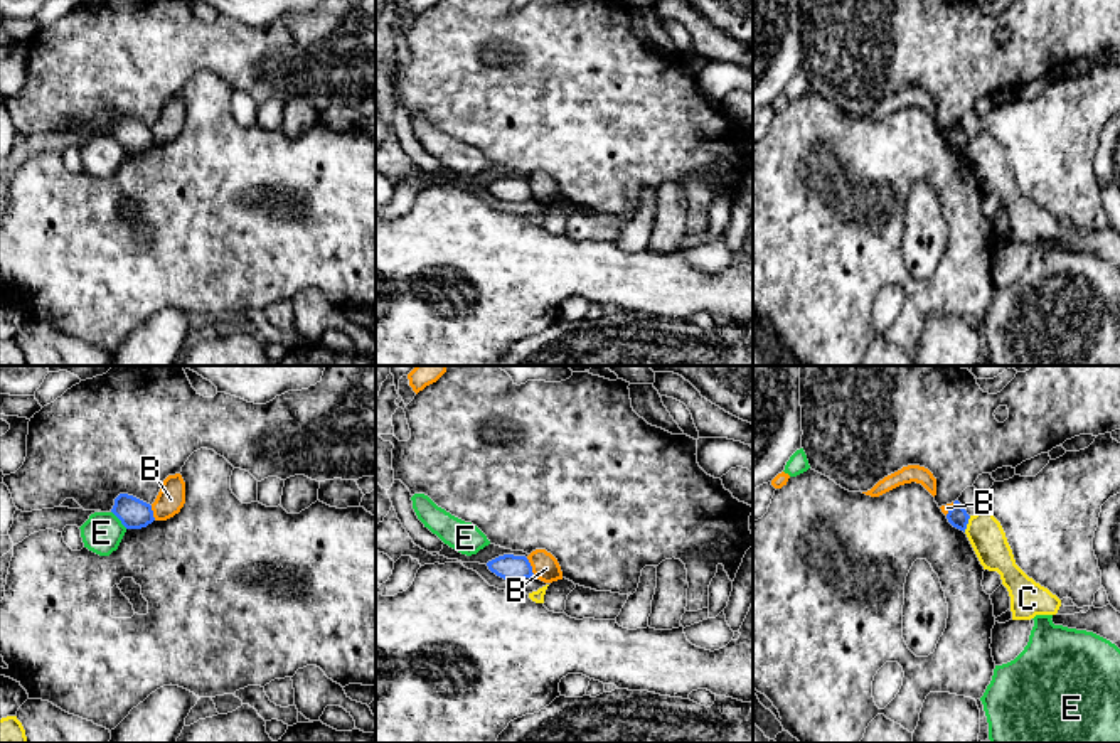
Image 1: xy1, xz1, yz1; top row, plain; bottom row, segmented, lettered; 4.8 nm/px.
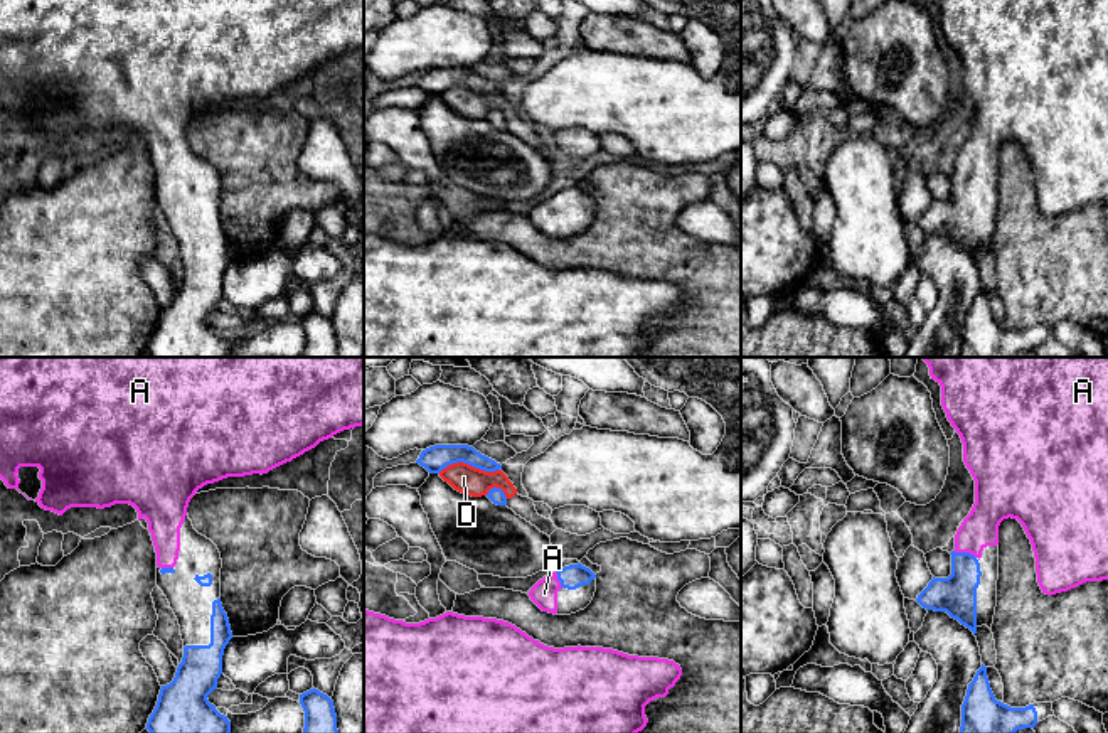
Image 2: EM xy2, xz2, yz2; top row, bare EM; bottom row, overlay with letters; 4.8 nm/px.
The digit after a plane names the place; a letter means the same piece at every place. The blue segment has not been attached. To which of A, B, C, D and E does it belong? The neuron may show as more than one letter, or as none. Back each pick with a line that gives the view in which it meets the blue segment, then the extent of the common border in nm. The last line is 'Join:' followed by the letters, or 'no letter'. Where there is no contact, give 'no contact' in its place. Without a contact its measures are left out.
A: yz2 | 120 nm
Join: A

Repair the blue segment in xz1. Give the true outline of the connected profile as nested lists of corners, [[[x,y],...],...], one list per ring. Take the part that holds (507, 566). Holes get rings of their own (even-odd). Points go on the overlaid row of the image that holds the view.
[[[504,554],[487,563],[488,569],[504,580],[525,580],[534,576],[525,556]]]

